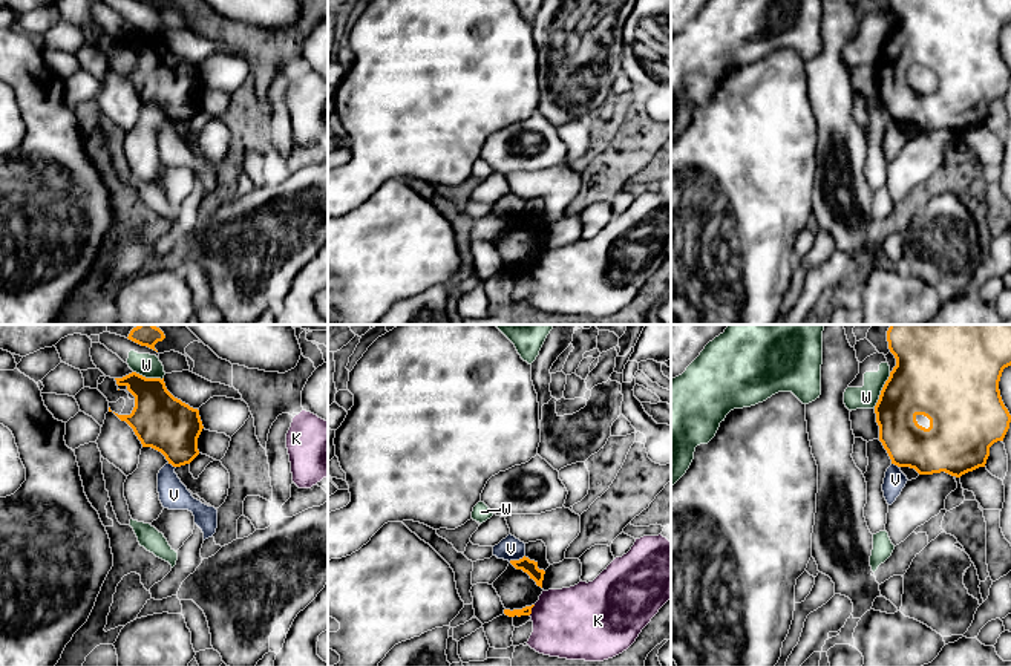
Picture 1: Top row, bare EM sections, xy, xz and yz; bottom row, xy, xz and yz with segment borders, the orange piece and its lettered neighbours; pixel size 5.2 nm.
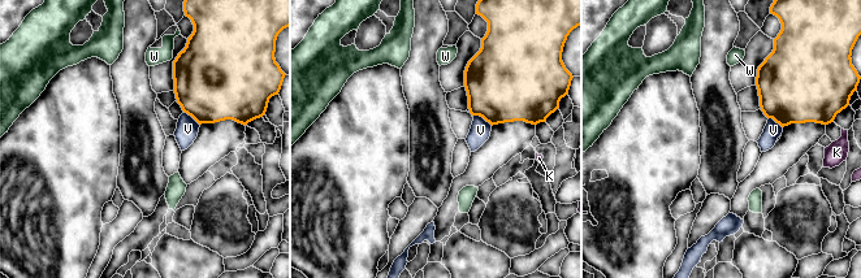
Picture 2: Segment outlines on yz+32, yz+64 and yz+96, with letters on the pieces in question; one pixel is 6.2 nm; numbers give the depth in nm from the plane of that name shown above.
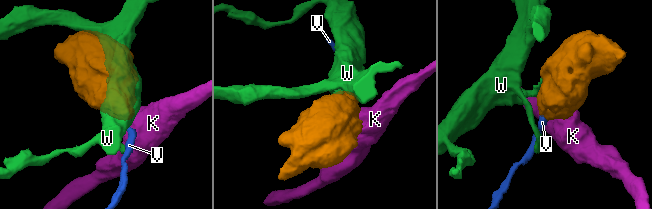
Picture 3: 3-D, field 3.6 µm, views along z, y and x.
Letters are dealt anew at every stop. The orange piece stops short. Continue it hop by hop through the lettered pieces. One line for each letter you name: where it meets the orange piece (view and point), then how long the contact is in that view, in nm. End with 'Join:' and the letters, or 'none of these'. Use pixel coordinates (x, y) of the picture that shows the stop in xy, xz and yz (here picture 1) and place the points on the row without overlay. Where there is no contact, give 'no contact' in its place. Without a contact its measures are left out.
Join: none of these

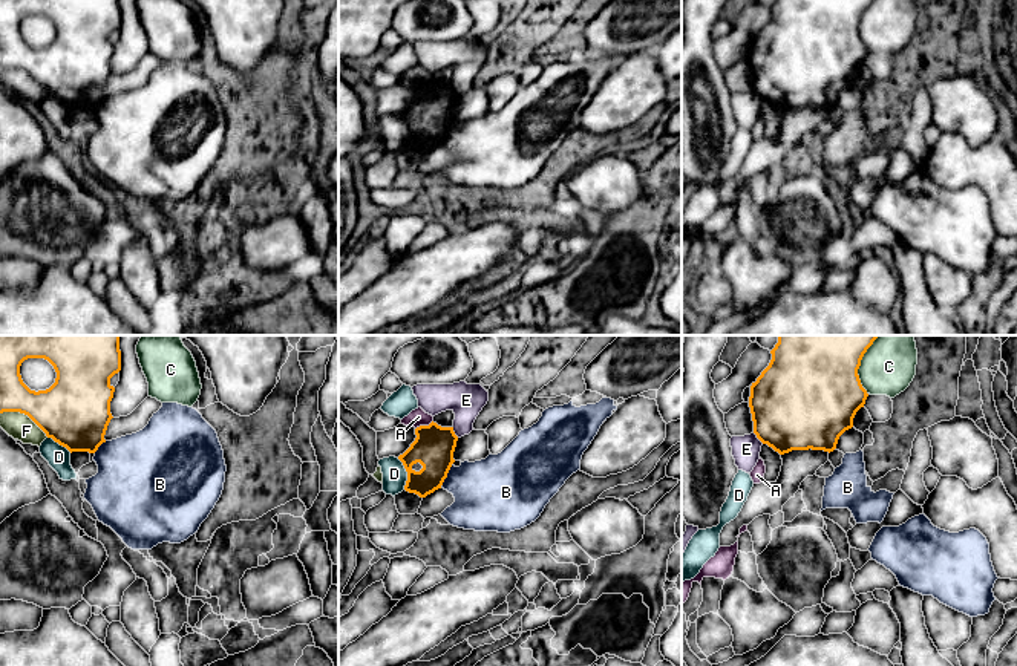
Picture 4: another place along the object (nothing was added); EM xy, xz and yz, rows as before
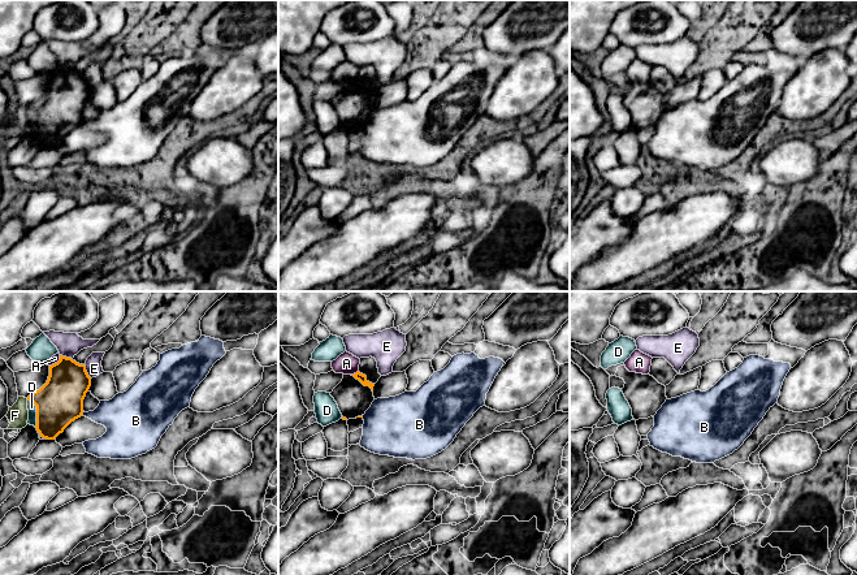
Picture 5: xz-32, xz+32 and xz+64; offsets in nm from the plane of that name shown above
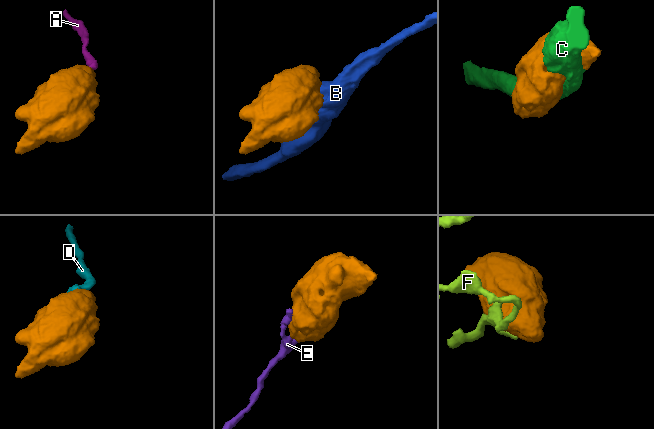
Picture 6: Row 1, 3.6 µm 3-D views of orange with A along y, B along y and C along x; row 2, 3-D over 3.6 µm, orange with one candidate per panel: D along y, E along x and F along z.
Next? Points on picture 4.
Join: none of these

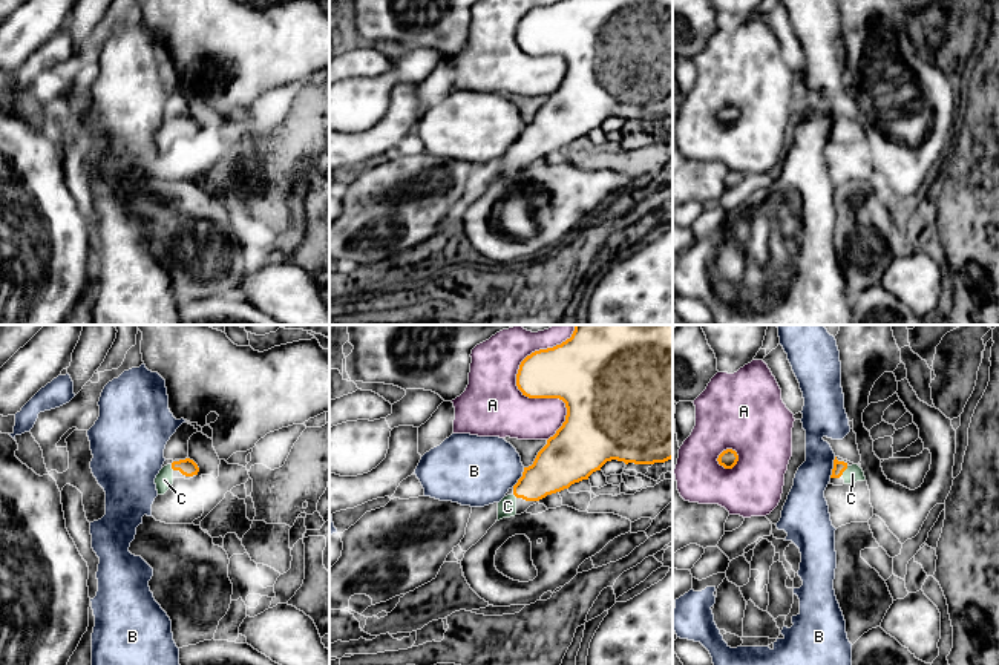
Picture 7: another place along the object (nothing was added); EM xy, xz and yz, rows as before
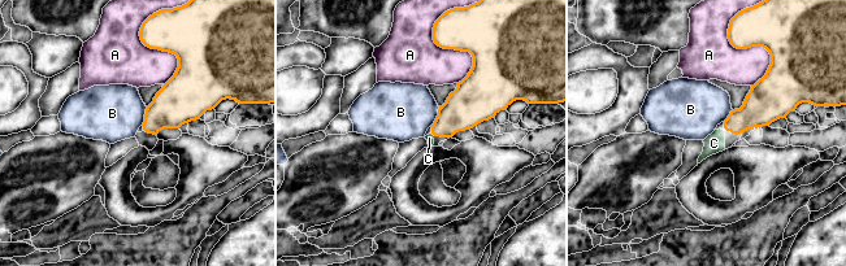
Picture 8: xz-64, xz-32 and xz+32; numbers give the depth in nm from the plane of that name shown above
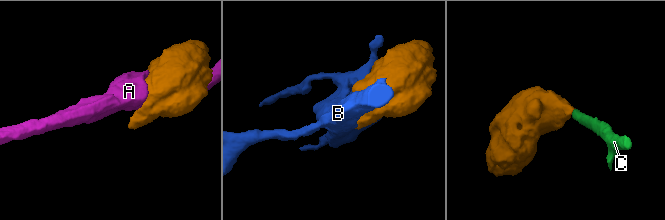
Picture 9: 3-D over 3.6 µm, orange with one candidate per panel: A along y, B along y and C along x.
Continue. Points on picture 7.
C: contact yz (846, 124); length 70 nm
Join: C

